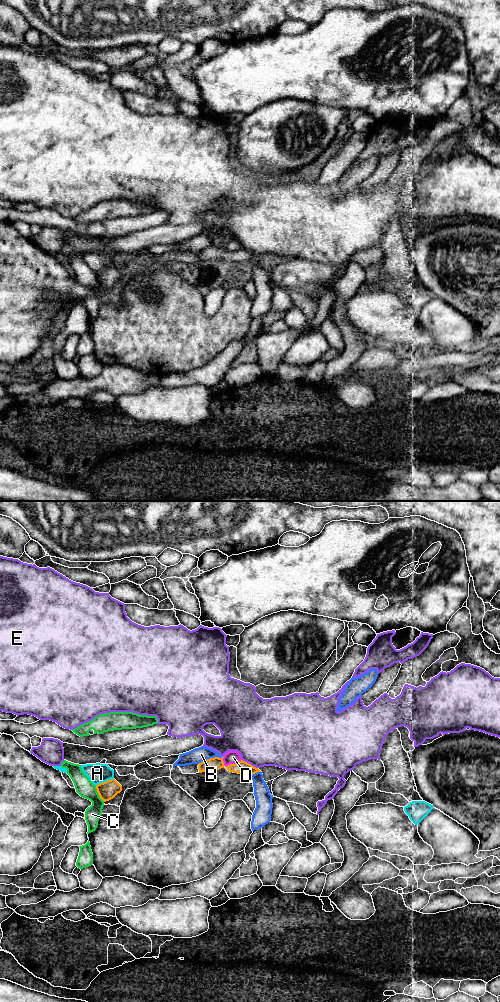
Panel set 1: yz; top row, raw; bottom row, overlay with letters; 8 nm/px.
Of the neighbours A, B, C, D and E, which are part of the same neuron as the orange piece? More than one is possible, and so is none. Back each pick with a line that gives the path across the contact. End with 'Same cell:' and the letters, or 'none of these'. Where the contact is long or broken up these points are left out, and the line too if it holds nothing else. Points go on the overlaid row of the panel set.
Same cell: none of these

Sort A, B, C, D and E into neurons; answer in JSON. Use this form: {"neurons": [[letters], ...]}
{"neurons": [["A"], ["B"], ["C"], ["D"], ["E"]]}

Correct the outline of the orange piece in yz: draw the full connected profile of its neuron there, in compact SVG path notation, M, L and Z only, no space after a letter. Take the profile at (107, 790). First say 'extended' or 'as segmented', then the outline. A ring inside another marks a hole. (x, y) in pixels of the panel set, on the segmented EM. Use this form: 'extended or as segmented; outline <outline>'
as segmented; outline M111 779L96 785L96 789L100 798L106 802L120 793L122 791L122 786L115 779Z

